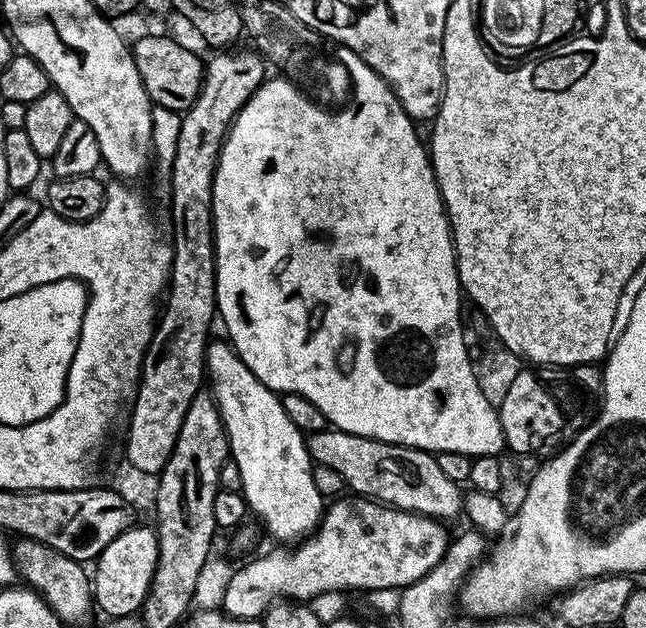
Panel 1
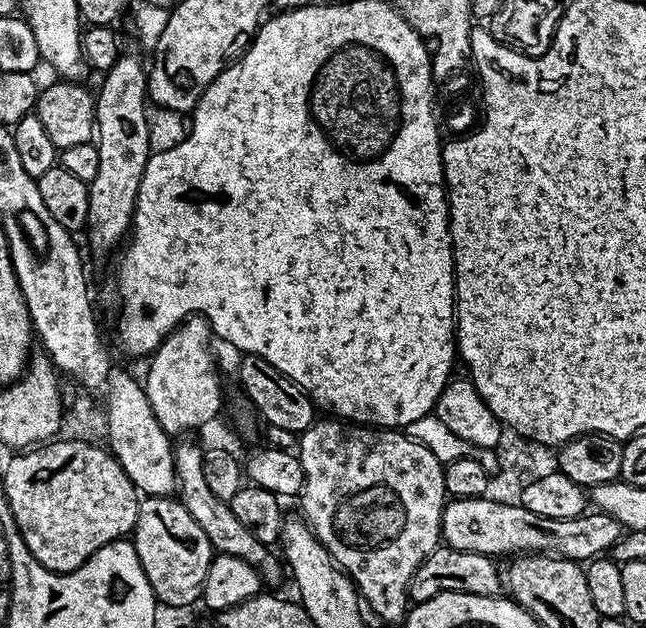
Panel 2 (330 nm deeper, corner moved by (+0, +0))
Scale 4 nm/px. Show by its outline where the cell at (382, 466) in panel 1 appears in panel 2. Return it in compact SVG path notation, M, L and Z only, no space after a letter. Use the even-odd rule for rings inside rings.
M483 496L466 498L465 500L449 499L442 513L442 540L447 547L457 548L463 552L477 552L483 556L500 558L503 552L515 554L547 554L562 556L577 562L589 562L597 557L603 557L610 548L614 547L622 537L622 527L609 512L599 510L585 511L578 518L542 518L521 504L503 504L490 501Z

